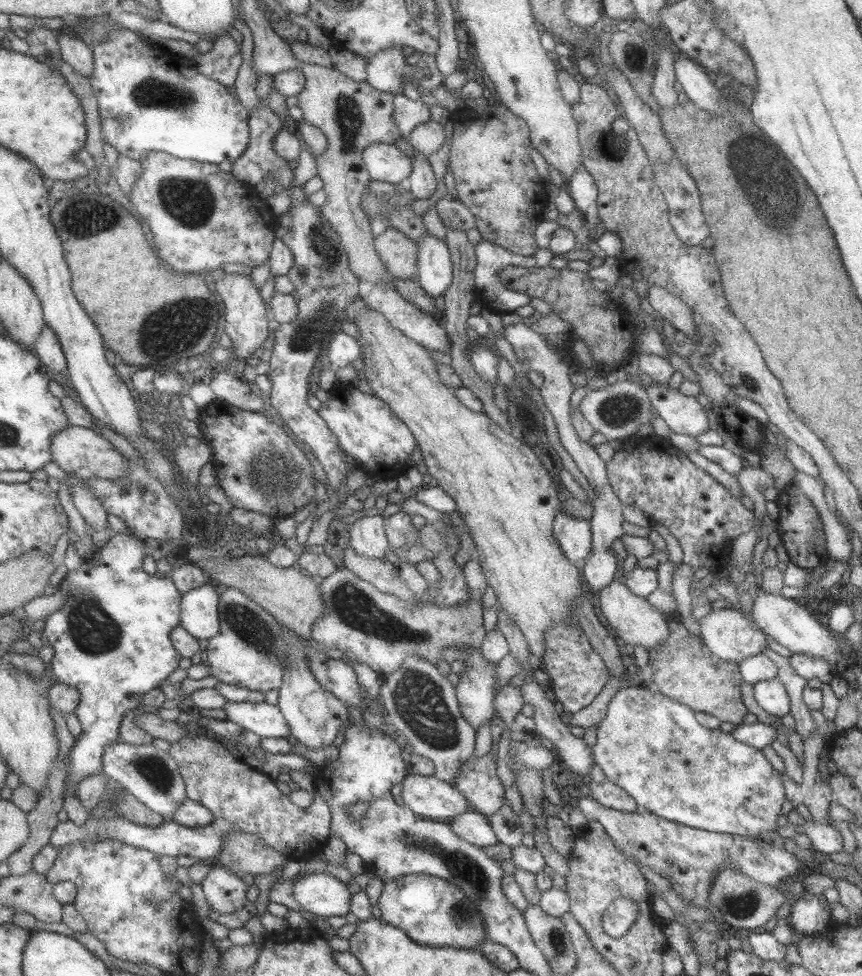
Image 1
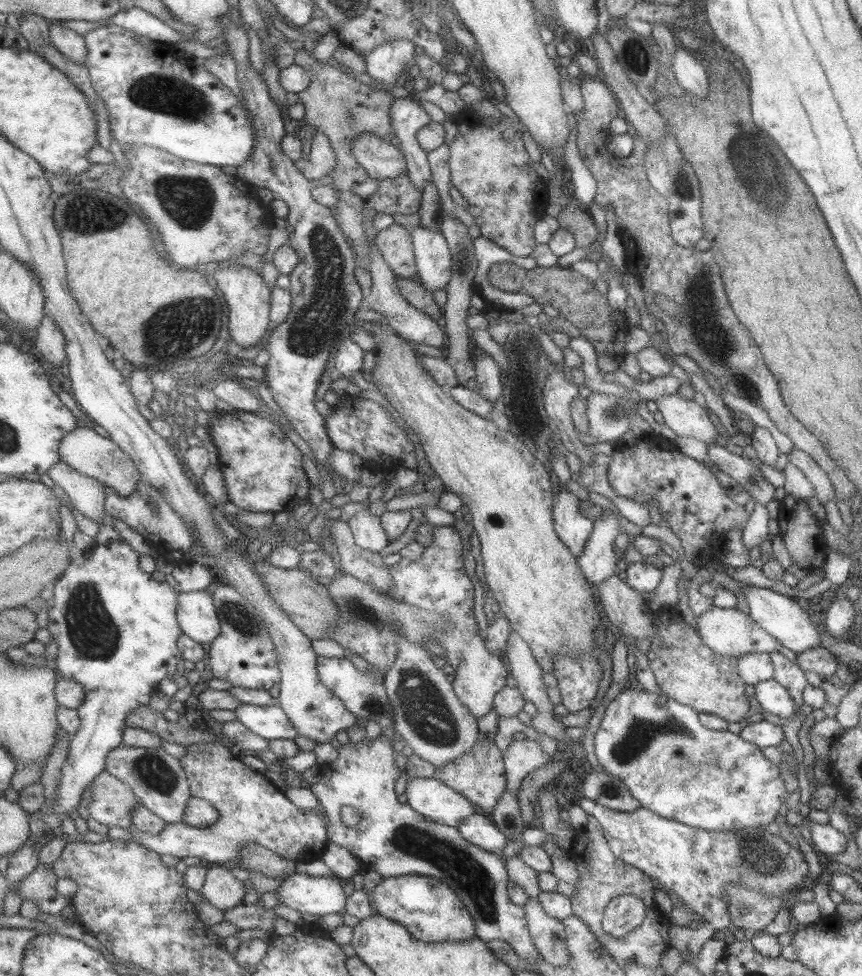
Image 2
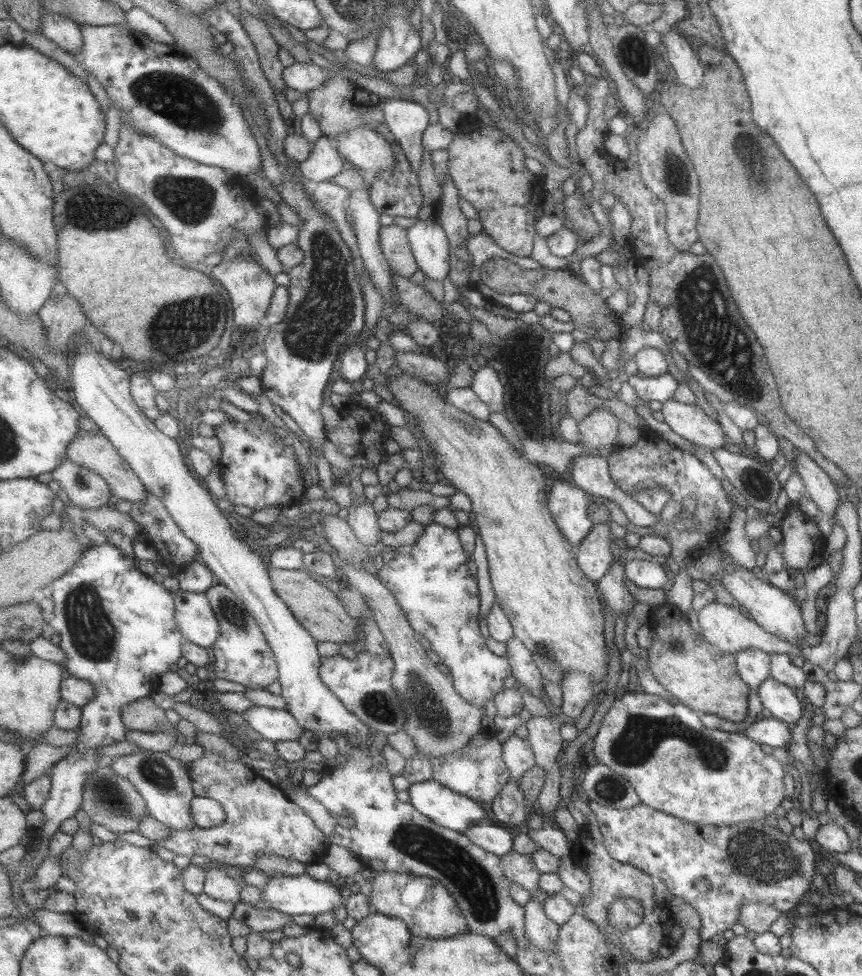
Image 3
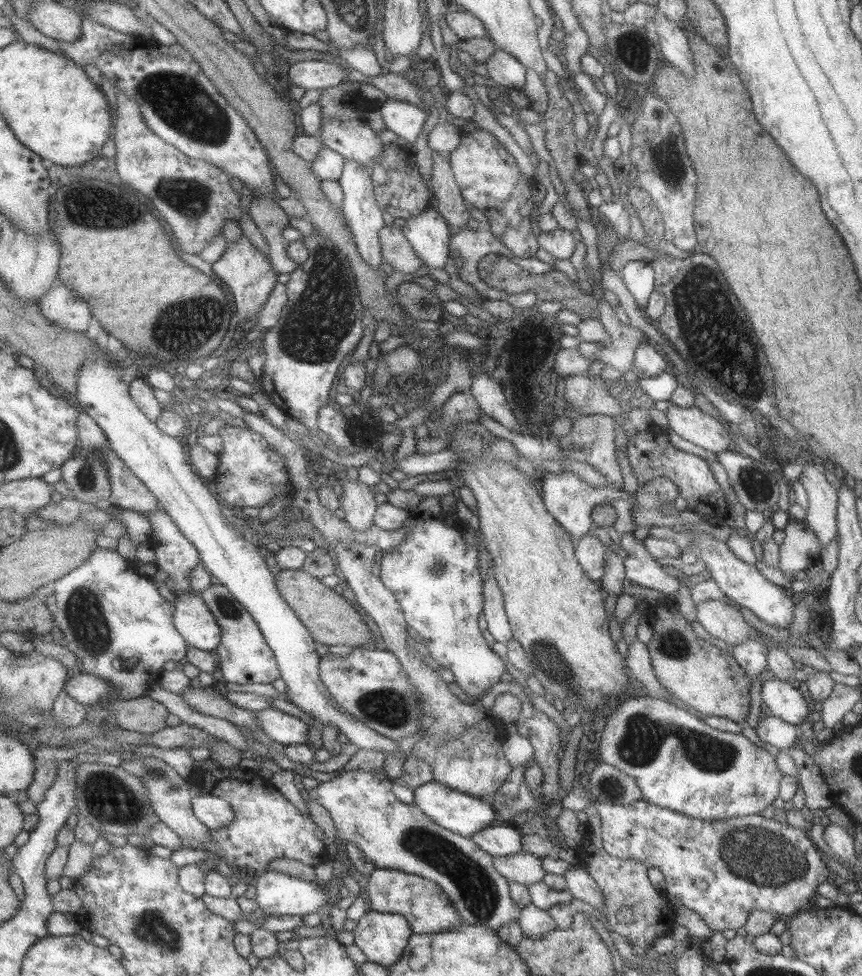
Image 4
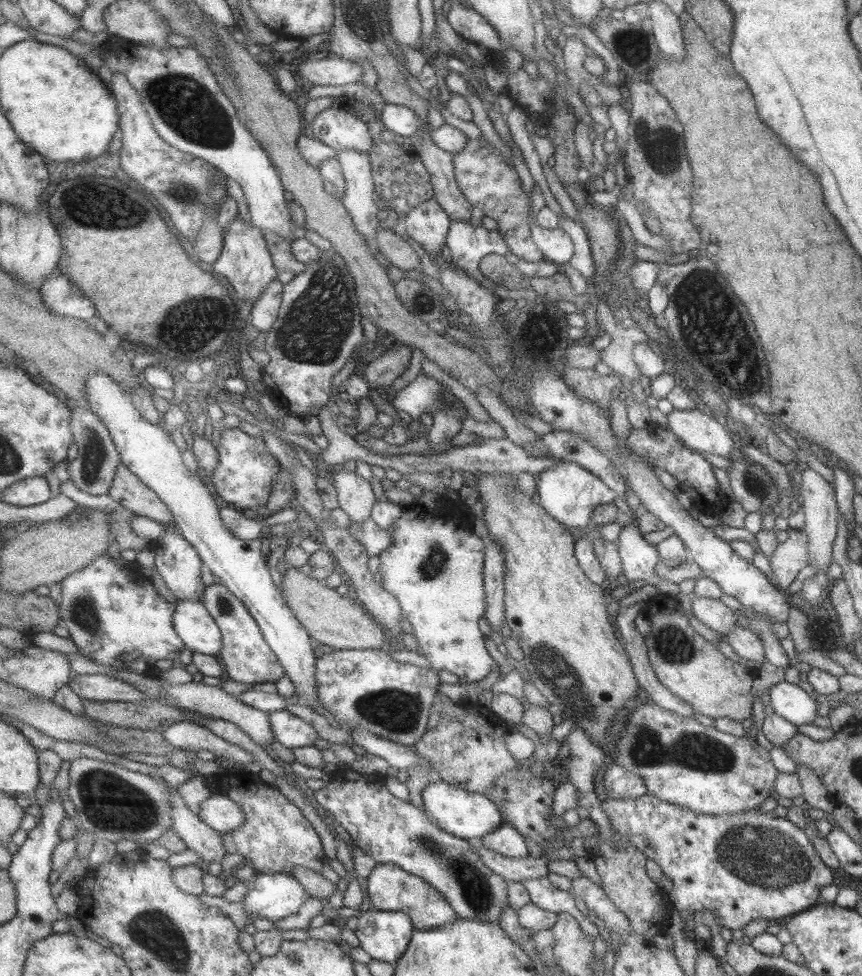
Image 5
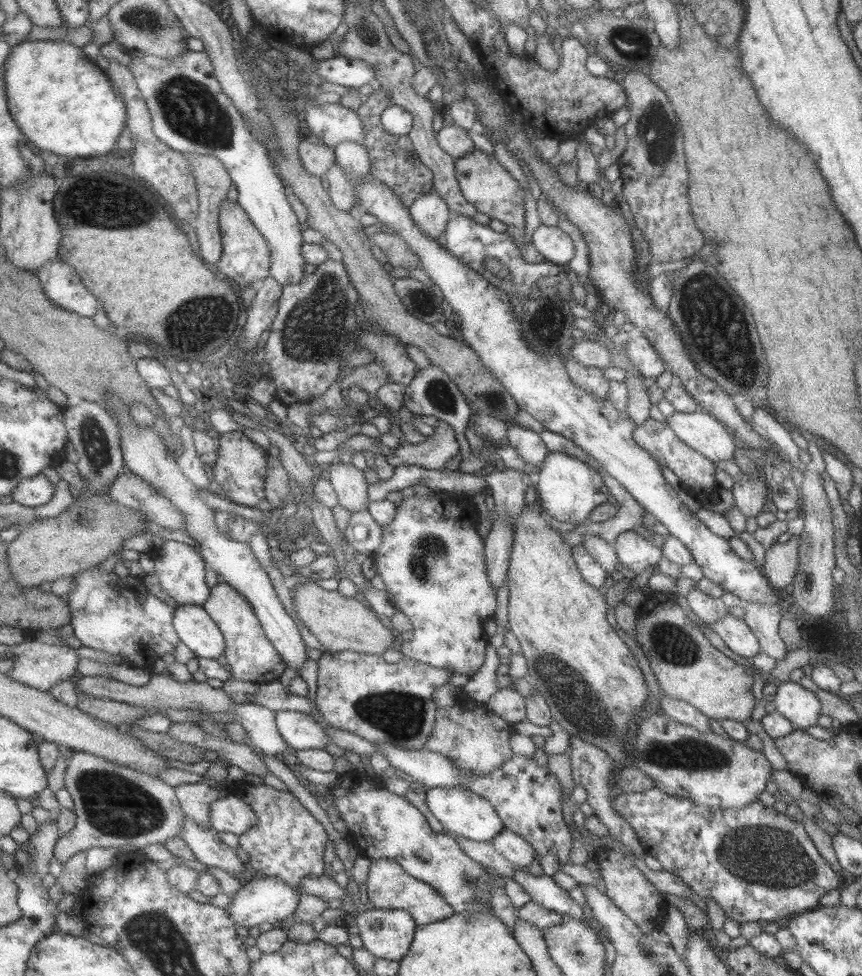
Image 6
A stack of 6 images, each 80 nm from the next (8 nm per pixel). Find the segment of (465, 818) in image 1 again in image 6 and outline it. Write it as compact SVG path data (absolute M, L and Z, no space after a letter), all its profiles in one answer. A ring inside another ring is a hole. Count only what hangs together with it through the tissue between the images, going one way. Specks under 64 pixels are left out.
M504 828L500 833L495 834L490 843L503 858L513 864L527 867L532 861L532 846L523 837L509 829Z

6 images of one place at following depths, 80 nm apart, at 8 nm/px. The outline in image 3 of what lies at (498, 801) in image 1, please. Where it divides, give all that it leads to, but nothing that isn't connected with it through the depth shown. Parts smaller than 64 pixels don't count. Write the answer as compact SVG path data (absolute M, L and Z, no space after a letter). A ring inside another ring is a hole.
M482 728L463 748L450 754L432 756L429 760L432 766L432 779L435 782L446 786L453 793L485 805L487 808L510 778L502 759L502 744L499 744L490 729Z

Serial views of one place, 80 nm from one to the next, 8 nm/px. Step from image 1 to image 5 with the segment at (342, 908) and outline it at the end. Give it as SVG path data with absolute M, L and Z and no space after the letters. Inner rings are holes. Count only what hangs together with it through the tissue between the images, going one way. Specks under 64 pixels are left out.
M260 873L254 882L248 883L248 891L241 901L245 914L262 916L272 922L283 918L288 914L295 914L306 900L309 900L311 893L307 892L304 886L296 878L285 873Z

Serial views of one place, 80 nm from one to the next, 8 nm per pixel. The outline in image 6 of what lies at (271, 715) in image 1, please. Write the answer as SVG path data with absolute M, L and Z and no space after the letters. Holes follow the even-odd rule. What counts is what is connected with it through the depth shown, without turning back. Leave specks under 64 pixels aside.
M292 710L277 711L274 719L281 738L288 748L295 751L306 748L323 749L325 744L331 743L324 728L307 713Z

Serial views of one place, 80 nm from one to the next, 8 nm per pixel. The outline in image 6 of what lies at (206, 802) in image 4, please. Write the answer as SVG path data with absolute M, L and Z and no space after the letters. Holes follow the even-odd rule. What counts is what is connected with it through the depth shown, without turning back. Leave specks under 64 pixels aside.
M236 795L211 803L211 824L219 832L232 832L240 836L251 830L258 821L250 804Z

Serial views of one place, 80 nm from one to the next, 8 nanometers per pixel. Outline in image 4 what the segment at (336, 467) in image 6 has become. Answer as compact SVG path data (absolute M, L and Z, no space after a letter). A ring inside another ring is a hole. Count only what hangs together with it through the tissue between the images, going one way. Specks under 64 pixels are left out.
M343 474L338 475L343 494L339 498L340 509L344 512L344 522L353 532L367 531L373 526L376 503L371 487L357 481L348 481Z

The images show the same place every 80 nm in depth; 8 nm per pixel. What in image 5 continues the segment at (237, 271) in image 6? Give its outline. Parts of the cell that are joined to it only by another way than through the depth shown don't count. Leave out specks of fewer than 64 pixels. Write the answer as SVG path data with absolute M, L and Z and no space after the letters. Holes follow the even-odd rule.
M237 215L235 221L225 228L225 232L223 252L210 269L217 275L223 276L232 285L239 302L248 300L255 305L264 295L267 287L276 279L277 270L273 266L272 251L268 247L268 240L261 228L255 225L253 227L245 225Z

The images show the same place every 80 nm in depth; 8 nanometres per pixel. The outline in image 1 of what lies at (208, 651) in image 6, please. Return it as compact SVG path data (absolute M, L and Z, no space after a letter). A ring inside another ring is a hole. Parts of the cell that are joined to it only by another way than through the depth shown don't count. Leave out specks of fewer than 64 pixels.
M214 583L187 592L181 603L181 625L199 640L211 640L222 629L220 617L221 594Z

